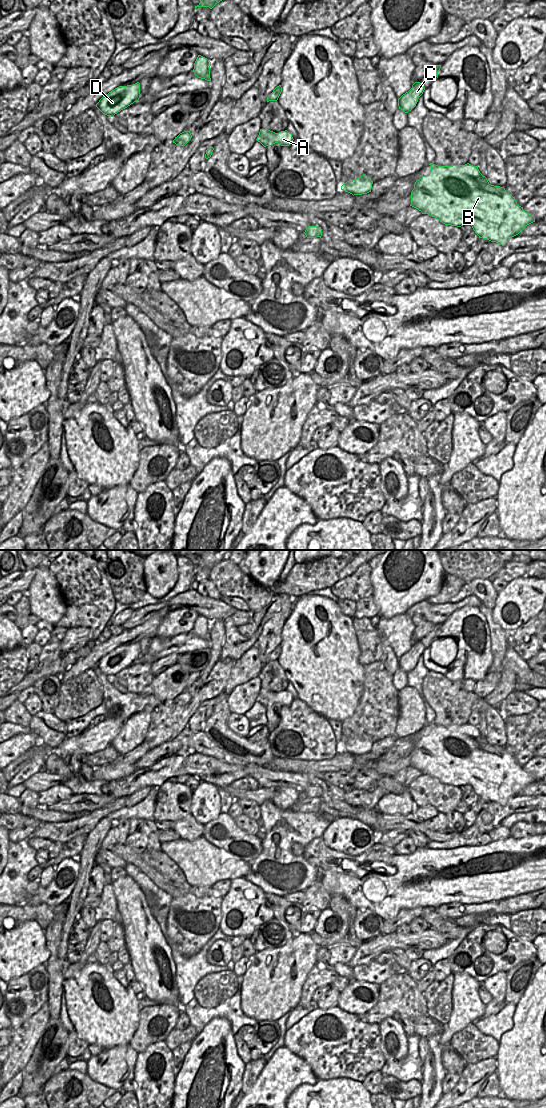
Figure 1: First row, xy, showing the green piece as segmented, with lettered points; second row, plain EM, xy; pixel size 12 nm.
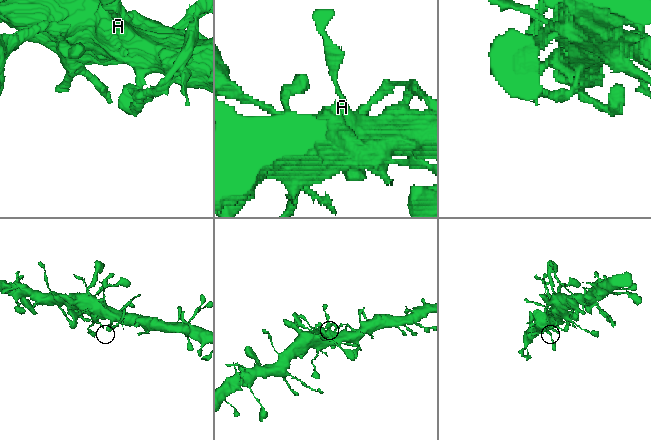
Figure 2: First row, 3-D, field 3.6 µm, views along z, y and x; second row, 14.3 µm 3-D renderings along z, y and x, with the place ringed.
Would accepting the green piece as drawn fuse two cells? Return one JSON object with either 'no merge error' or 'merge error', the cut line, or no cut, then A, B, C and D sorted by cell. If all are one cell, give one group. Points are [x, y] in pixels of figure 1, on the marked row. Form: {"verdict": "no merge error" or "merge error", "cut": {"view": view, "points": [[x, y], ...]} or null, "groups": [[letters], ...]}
{"verdict": "no merge error", "cut": null, "groups": [["A", "B", "C", "D"]]}

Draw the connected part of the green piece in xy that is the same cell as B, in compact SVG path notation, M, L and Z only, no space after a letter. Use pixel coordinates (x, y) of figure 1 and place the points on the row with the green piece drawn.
M429 164L431 171L414 184L410 206L422 214L437 218L445 225L461 227L471 225L479 238L487 239L504 246L518 235L535 218L519 206L504 187L491 185L478 166L465 165L438 166Z

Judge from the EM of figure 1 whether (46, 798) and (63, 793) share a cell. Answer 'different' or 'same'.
same

